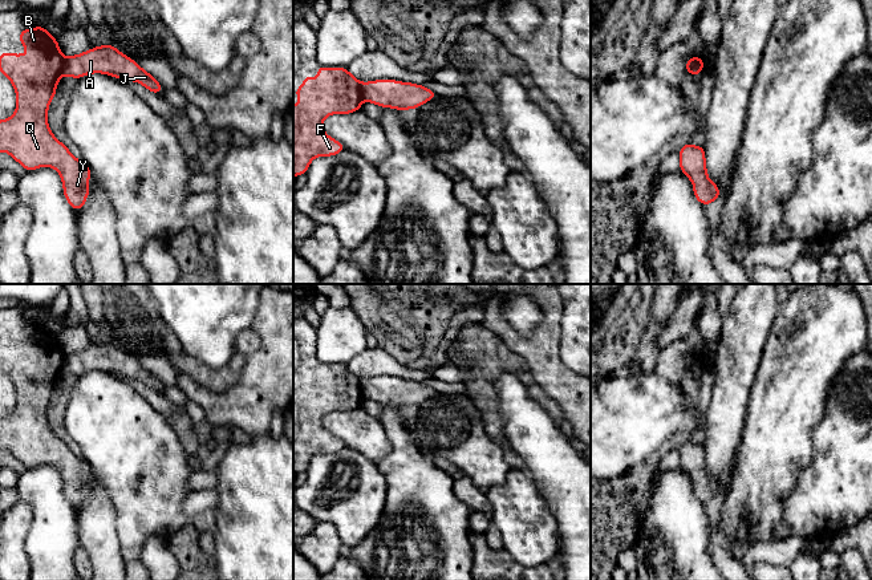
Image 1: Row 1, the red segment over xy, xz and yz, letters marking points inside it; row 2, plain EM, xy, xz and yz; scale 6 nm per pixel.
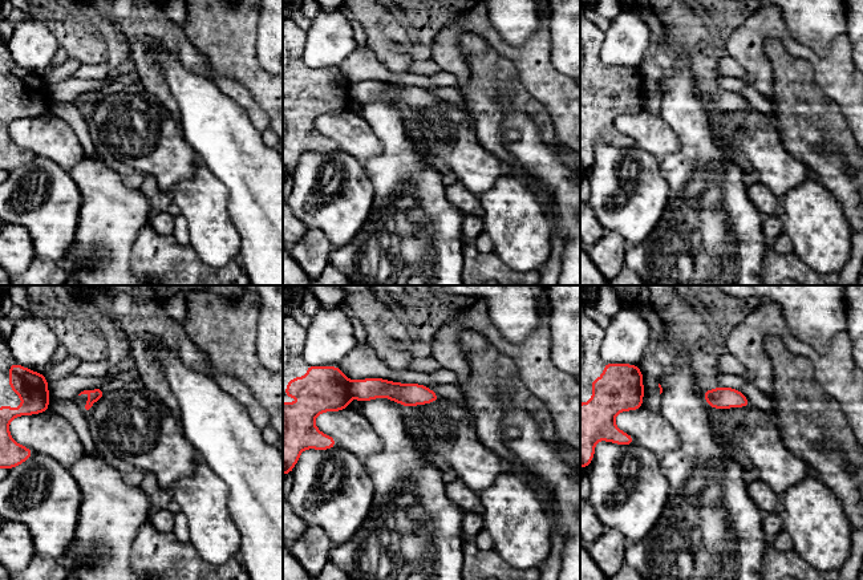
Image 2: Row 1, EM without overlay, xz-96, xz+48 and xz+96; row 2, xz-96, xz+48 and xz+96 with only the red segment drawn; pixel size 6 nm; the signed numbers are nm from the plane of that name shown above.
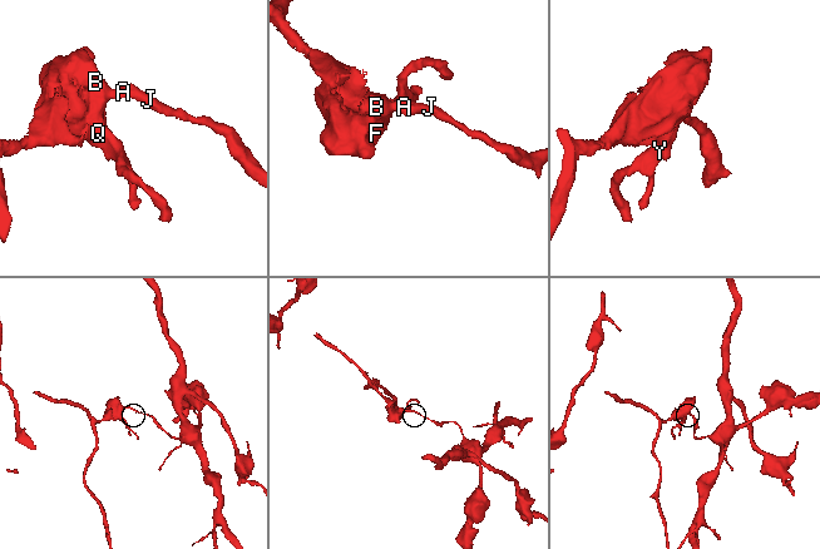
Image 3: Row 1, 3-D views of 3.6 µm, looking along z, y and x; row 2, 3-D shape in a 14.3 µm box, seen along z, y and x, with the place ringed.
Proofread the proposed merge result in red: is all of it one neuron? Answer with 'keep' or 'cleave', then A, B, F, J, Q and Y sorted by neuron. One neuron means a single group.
cleave | A J / B F Q Y

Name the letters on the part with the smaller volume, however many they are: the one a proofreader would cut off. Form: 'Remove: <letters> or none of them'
Remove: B, F, Q, Y

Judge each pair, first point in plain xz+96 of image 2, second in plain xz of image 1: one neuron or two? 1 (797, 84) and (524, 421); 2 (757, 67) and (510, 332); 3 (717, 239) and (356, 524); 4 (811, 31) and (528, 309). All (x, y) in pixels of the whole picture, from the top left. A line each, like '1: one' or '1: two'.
1: two
2: one
3: two
4: one

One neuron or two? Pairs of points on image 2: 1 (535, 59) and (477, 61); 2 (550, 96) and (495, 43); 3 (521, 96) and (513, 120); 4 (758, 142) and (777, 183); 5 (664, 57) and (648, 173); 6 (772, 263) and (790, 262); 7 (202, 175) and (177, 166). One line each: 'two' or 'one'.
1: two
2: one
3: two
4: one
5: two
6: one
7: two

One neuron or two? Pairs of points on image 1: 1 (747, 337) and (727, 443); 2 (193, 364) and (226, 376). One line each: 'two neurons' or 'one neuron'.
1: one neuron
2: one neuron

